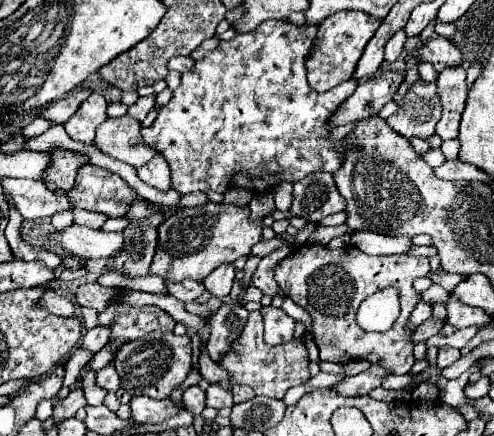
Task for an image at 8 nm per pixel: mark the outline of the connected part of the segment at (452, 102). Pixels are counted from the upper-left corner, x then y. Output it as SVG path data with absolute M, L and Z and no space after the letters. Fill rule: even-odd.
M462 65L448 67L438 75L436 95L442 105L442 117L436 123L436 135L440 139L456 139L460 115L466 103L466 69Z

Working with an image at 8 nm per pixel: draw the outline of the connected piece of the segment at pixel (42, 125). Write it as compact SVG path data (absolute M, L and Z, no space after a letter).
M38 115L30 125L26 125L26 127L24 127L24 131L26 131L24 135L26 135L26 137L42 135L42 133L44 133L44 131L48 131L52 125L54 125L54 121L50 121L50 119L46 119L46 117L40 117L40 115Z

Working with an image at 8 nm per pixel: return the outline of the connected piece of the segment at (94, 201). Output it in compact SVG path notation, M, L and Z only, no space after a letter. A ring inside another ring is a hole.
M86 163L80 167L68 197L72 199L74 209L98 211L108 217L124 217L128 205L138 195L122 177Z

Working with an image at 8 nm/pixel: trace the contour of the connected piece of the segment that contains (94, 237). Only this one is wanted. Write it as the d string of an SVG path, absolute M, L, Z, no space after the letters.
M70 225L62 231L52 233L50 241L70 251L72 255L84 259L98 259L110 257L114 251L122 247L122 233L106 233L82 225Z

